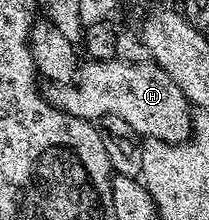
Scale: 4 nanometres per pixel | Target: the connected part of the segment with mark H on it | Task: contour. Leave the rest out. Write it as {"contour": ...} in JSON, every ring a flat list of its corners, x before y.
{"contour":[[119,58,110,59,108,62,88,60,75,72,74,80,67,84,52,84,46,90,47,101,65,110,70,116,78,116,89,120,101,120,108,114,121,117,132,129,133,135,144,140,157,142,177,143,191,139,193,135,193,107,188,97,174,84,172,77,155,62,121,62]]}

